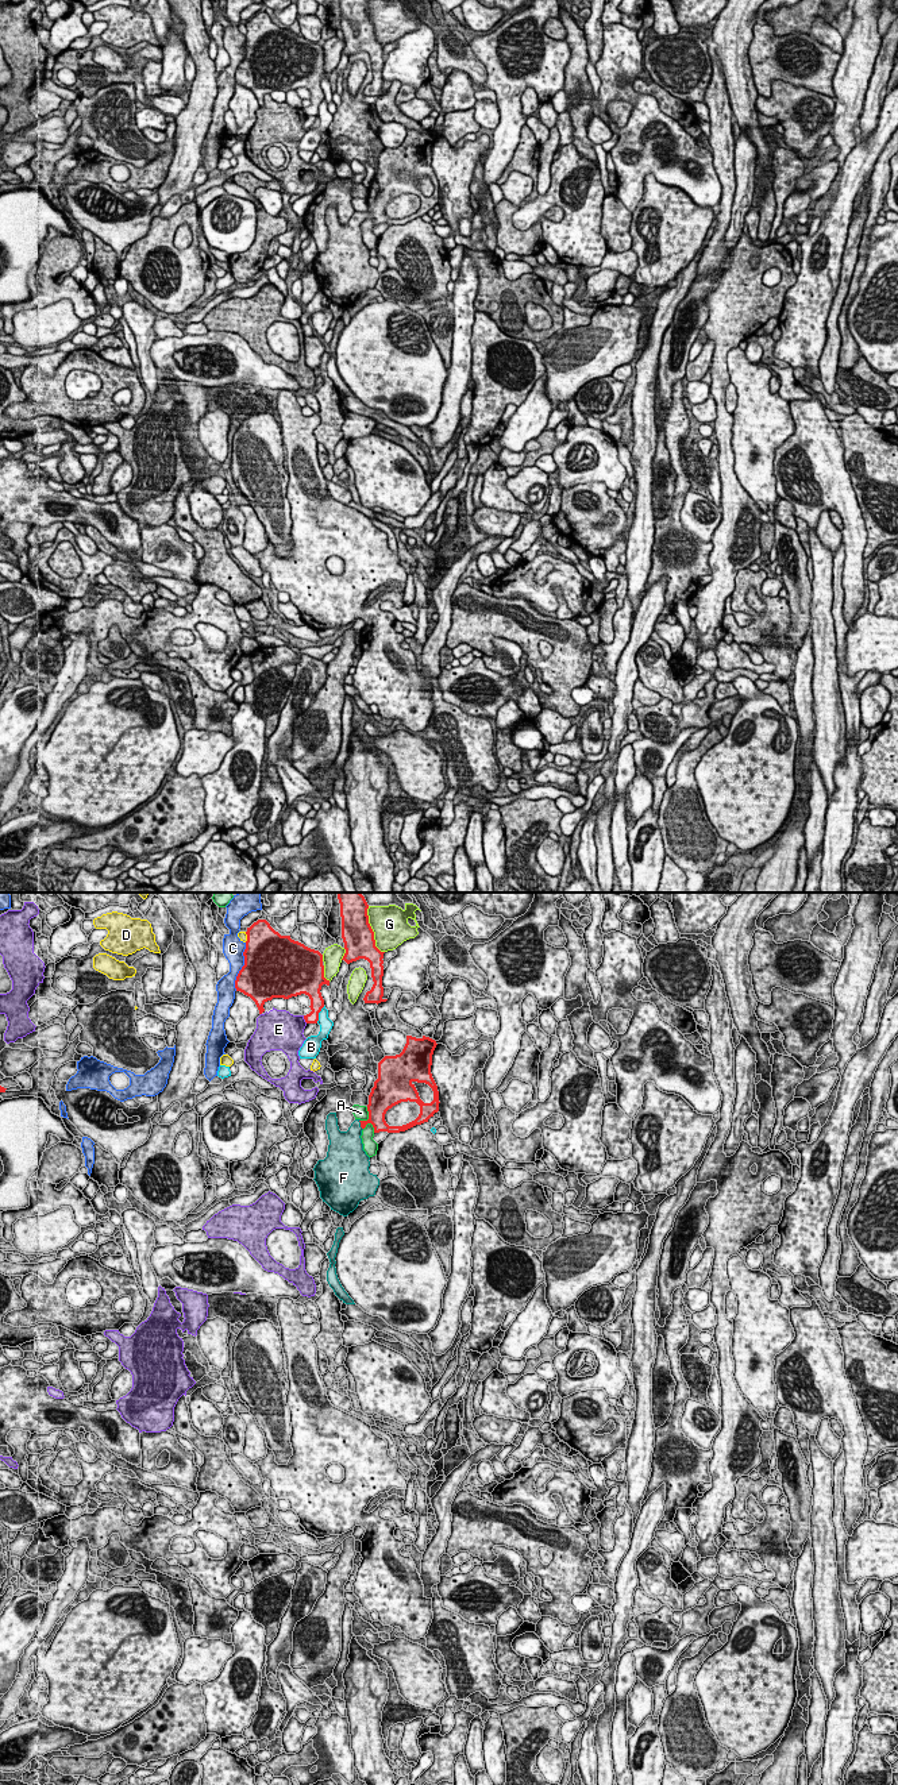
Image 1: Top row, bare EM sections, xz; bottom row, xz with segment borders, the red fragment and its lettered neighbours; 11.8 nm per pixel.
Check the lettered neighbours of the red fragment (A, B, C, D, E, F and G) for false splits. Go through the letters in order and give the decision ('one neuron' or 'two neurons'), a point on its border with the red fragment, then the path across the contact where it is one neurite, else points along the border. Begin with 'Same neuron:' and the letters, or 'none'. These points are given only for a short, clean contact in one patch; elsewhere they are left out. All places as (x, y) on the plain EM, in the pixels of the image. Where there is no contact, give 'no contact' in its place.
Same neuron: F
A: two neurons | xz (366, 214)
B: two neurons | xz (318, 107)
C: two neurons | xz (242, 60)
D: two neurons | xz (247, 30)
E: two neurons | xz (304, 111)
F: one neuron | xz (361, 218)
G: two neurons | xz (372, 23)

